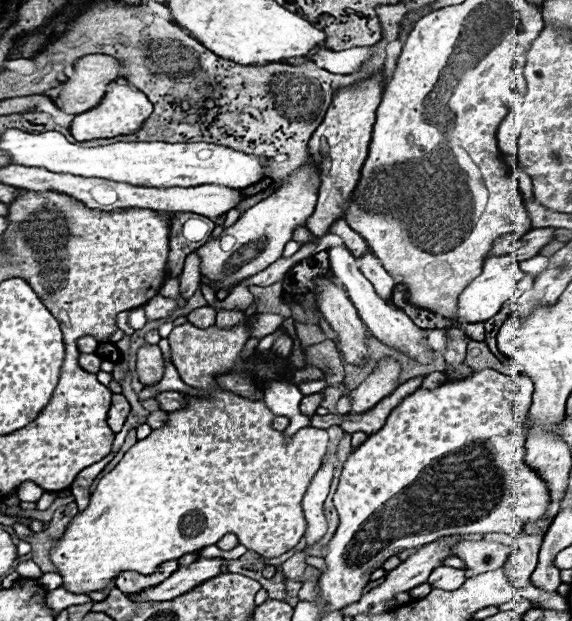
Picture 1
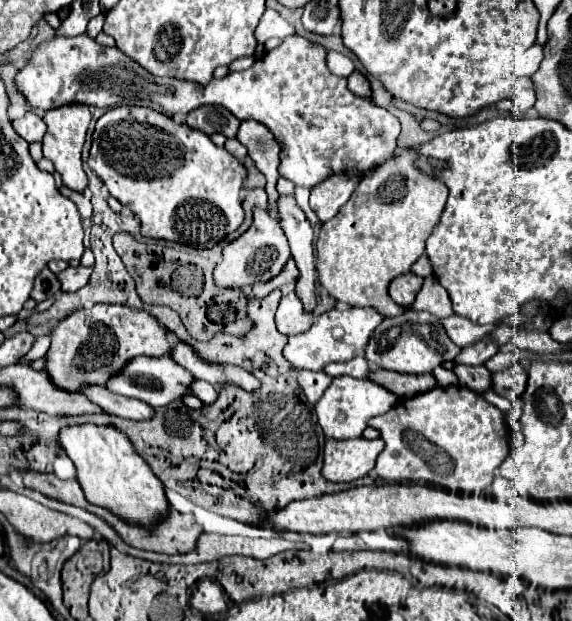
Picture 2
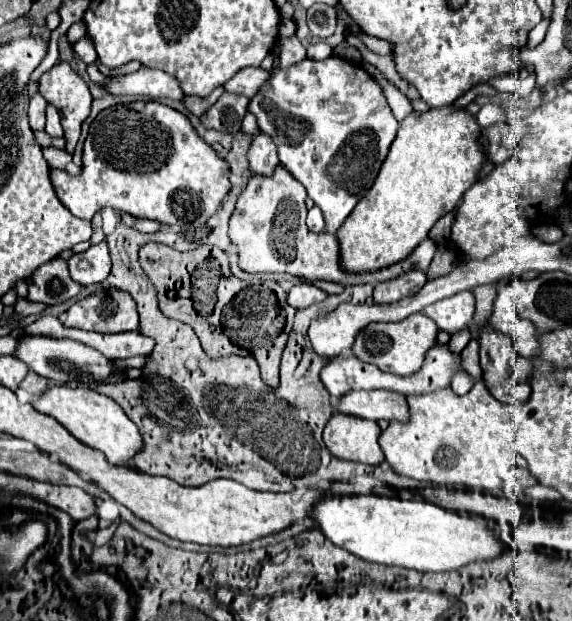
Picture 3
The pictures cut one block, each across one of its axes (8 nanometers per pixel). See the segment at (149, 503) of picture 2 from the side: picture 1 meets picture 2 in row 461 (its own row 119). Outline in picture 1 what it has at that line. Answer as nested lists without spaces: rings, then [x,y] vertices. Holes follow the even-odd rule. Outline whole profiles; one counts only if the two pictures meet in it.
[[[114,80],[108,84],[108,92],[104,94],[104,98],[100,100],[98,106],[94,106],[82,114],[76,114],[72,118],[70,132],[80,142],[94,140],[94,138],[114,138],[120,134],[134,134],[134,130],[138,130],[138,126],[142,126],[142,120],[146,120],[150,114],[152,114],[152,104],[144,96],[144,92],[140,92],[138,88],[134,88],[128,82]]]

